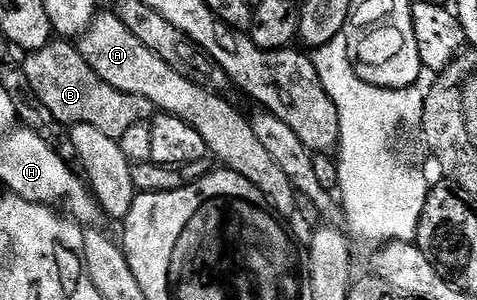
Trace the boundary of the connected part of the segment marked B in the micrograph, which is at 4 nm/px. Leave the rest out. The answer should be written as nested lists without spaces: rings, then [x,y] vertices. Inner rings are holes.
[[[71,42],[48,43],[40,51],[31,52],[22,66],[34,93],[38,93],[38,101],[42,101],[42,105],[46,105],[46,109],[66,125],[94,125],[94,129],[102,129],[106,137],[119,141],[126,129],[134,129],[134,125],[139,123],[147,124],[157,114],[154,101],[146,101],[146,97],[134,97],[106,85],[106,81],[86,65]]]

